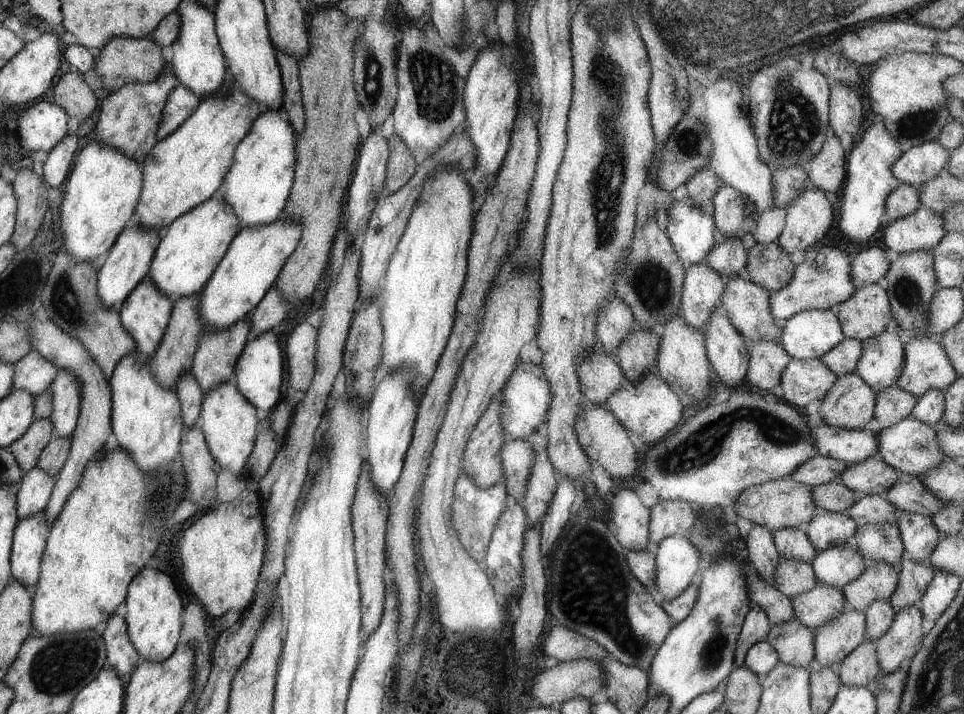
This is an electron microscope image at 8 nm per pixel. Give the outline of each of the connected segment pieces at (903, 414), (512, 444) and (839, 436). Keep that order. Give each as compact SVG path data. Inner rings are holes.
M889 386L879 392L875 400L875 418L881 428L888 428L898 424L902 419L911 416L911 410L919 398L902 390L898 386Z
M508 441L501 449L501 459L505 468L505 486L508 499L520 503L525 499L531 466L535 459L533 444L528 441Z
M826 423L812 430L817 452L822 456L842 459L852 466L878 456L879 434L876 431L834 428Z

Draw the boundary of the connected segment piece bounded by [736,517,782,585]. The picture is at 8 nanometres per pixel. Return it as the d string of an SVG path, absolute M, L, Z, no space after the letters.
M744 517L738 522L739 531L747 539L747 556L759 577L774 585L772 582L777 566L782 558L779 554L779 549L775 546L775 539L772 537L772 532L754 523L751 523Z

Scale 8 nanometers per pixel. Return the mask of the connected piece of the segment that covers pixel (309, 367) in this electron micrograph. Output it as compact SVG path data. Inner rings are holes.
M307 322L298 324L288 336L288 382L290 388L306 392L315 375L317 328Z

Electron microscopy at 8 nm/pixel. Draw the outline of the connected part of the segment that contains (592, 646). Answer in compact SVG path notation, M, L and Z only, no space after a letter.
M558 623L548 632L548 637L544 640L543 645L544 654L554 656L560 662L578 659L601 661L609 654L598 641L564 628Z

